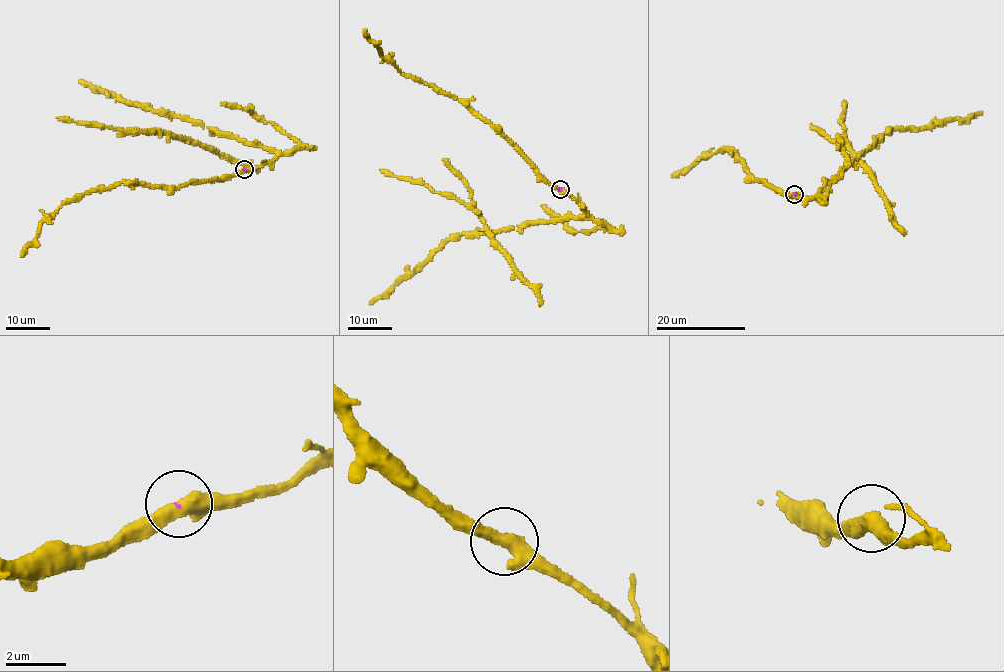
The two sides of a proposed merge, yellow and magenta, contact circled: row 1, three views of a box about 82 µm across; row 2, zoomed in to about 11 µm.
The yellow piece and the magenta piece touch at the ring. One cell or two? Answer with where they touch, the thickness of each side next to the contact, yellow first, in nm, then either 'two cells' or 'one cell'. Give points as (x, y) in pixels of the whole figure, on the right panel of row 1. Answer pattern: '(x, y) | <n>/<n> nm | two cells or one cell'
(794, 194) | 480/60 nm | two cells

